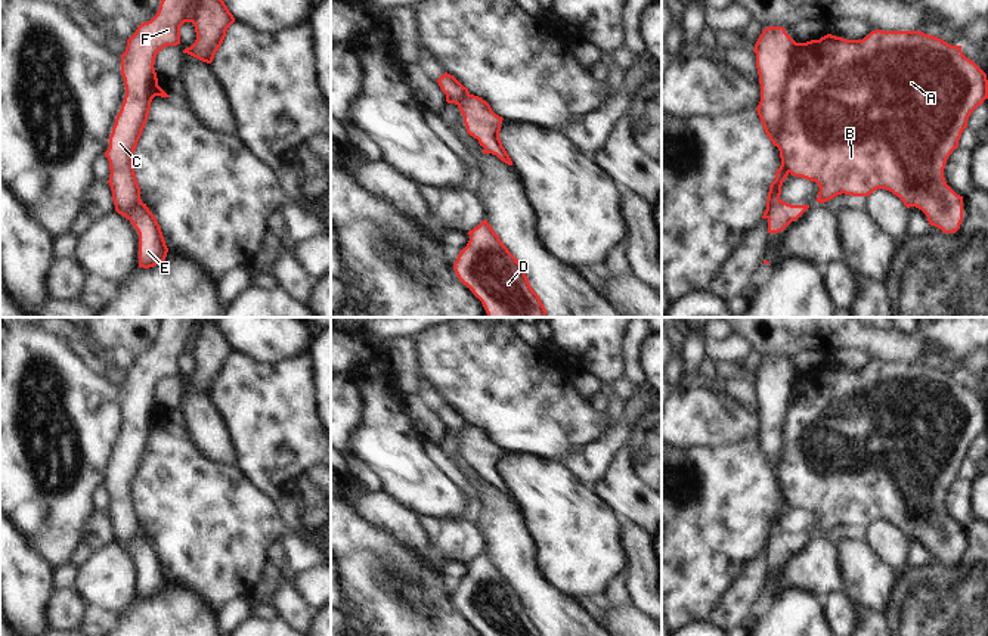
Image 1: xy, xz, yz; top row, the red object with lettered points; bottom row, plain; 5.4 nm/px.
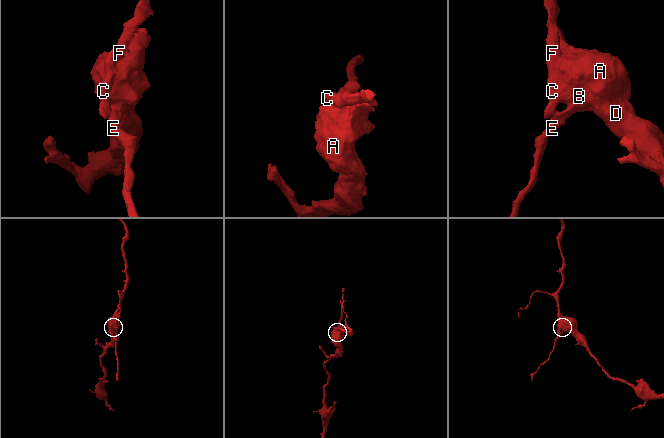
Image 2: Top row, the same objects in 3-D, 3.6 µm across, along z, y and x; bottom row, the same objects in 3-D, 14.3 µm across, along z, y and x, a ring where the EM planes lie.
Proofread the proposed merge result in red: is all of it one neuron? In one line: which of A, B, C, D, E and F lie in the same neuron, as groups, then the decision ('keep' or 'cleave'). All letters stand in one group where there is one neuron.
A B D E / C F; cleave

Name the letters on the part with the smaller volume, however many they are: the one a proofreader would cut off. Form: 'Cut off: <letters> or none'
Cut off: C, F

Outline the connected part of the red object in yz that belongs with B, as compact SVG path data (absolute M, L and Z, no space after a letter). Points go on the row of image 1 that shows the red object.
M871 31L862 40L846 40L827 34L820 40L796 43L793 46L792 69L783 96L783 130L777 143L780 158L789 173L815 182L820 187L817 202L827 202L837 195L870 196L877 189L886 189L896 195L907 208L922 210L930 226L944 233L956 233L963 221L963 196L957 195L945 182L944 168L948 156L958 148L958 140L970 114L988 99L987 74L961 52L961 46L951 46L947 41L922 31Z

